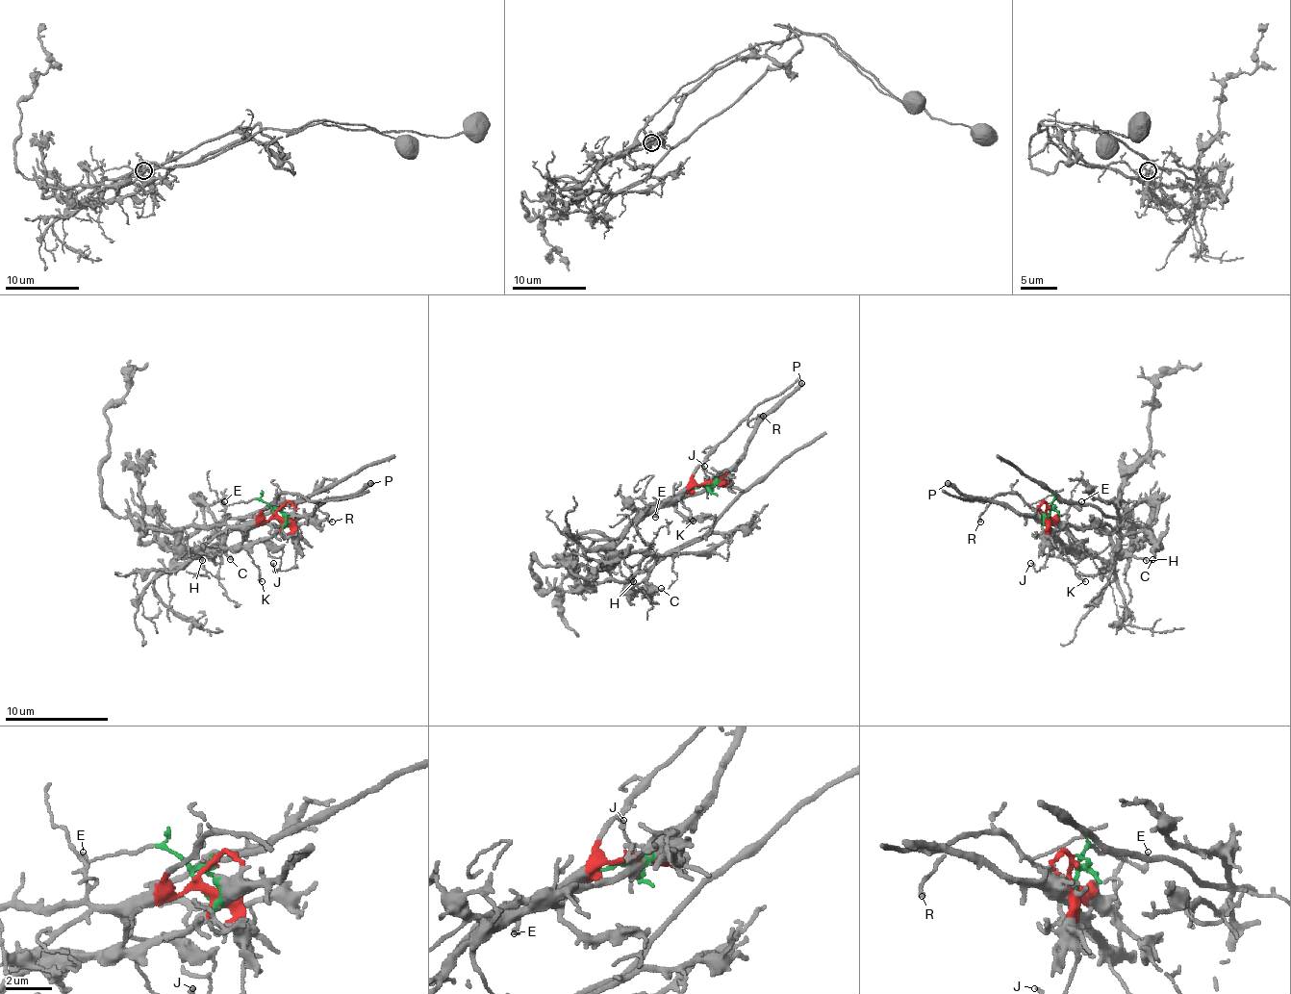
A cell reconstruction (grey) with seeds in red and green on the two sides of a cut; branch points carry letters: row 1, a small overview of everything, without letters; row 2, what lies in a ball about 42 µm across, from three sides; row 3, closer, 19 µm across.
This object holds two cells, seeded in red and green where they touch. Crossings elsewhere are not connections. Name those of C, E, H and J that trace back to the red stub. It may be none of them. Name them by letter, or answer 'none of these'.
C, H, J

